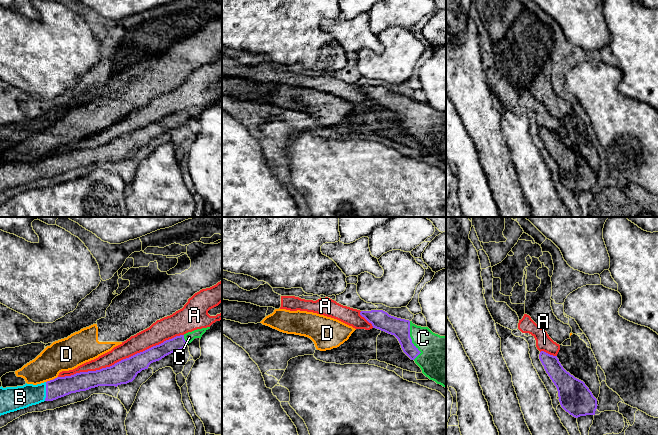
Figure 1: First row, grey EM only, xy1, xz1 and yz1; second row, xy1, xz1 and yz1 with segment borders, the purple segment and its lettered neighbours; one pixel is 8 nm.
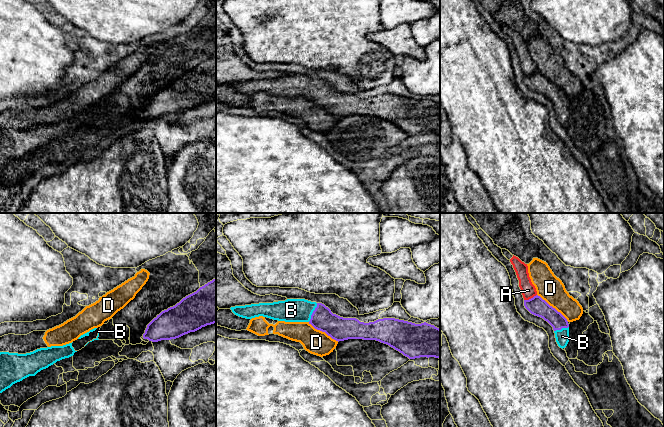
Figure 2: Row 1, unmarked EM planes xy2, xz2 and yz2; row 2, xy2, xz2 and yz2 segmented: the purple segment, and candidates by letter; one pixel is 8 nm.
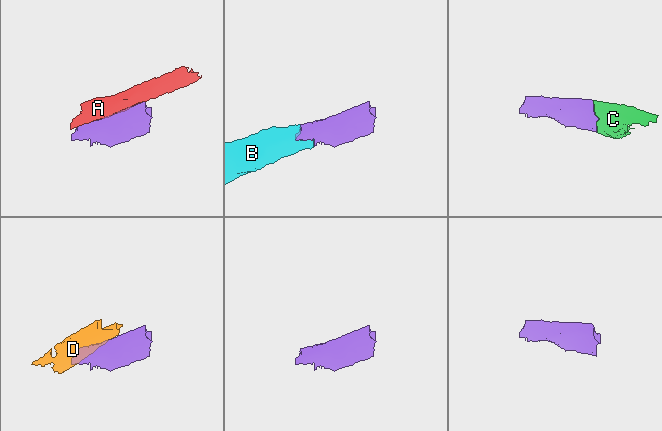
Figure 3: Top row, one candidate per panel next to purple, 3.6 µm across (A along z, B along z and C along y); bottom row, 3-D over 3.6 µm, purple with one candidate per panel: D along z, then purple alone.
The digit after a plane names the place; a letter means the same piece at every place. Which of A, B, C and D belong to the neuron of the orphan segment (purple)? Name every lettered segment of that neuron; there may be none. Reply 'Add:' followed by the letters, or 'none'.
Add: B, C

